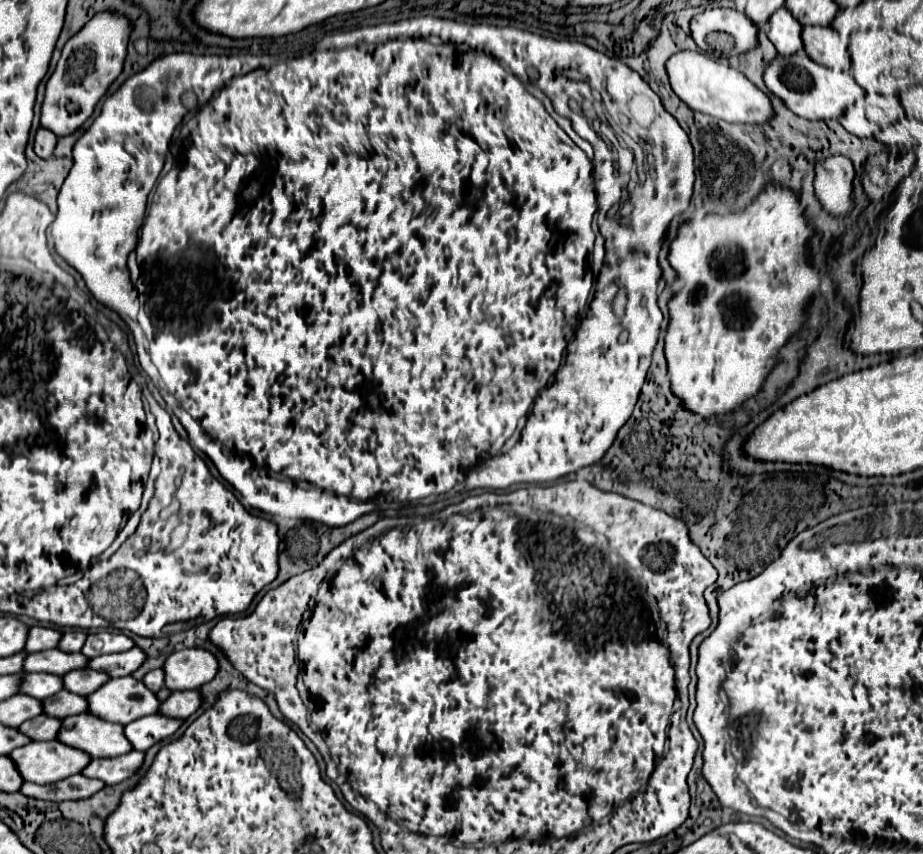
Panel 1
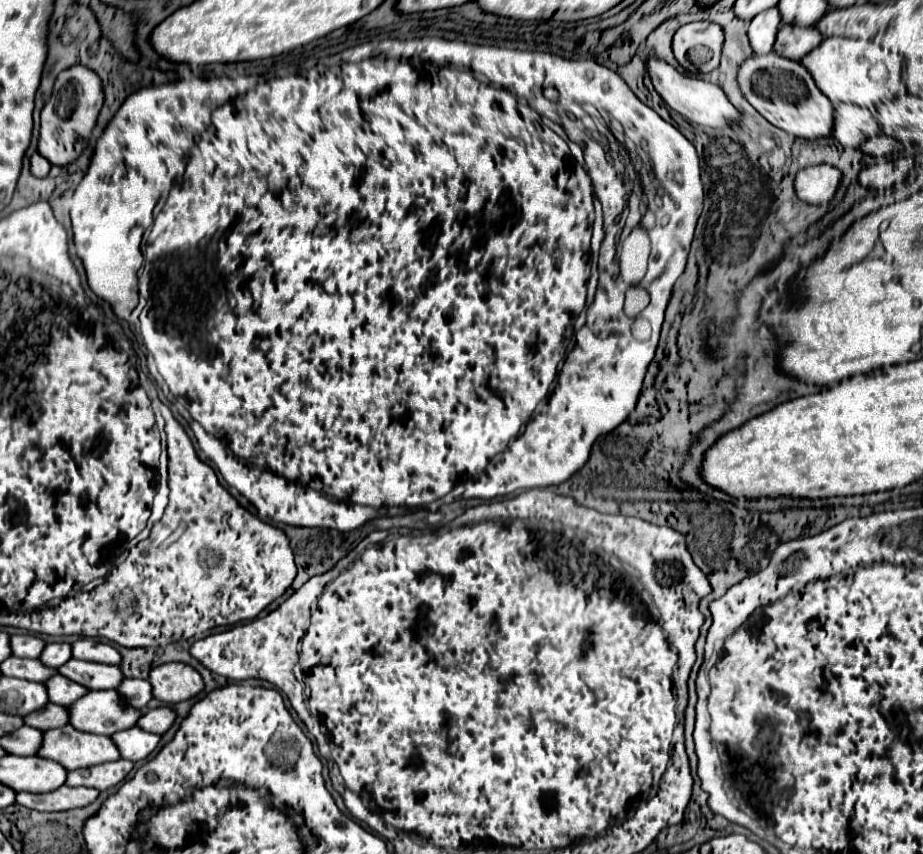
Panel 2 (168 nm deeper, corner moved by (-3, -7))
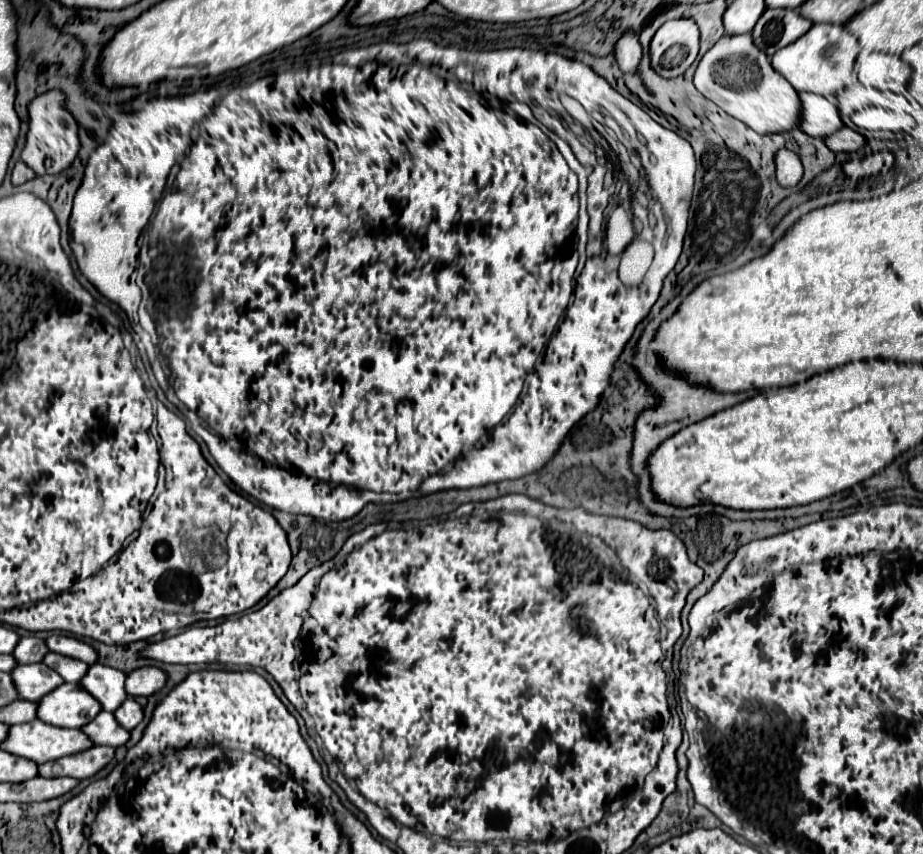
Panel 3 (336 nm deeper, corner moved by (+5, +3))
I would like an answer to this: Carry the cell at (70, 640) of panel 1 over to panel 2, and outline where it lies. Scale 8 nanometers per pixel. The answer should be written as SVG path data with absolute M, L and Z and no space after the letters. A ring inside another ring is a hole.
M49 643L45 649L43 649L43 653L41 653L41 657L39 657L45 665L49 665L49 667L61 667L63 663L67 663L69 659L71 659L71 645L69 643Z

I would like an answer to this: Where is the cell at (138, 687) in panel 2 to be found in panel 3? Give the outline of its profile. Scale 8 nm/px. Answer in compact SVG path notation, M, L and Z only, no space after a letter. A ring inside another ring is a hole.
M93 663L89 665L79 685L85 687L89 695L95 695L103 711L115 711L115 707L119 707L119 703L127 699L123 691L123 677L127 677L123 671L117 671L101 663Z

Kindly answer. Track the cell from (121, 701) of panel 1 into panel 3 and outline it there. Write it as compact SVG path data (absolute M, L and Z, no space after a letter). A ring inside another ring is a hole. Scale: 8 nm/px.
M61 683L37 705L37 719L55 727L79 729L101 711L101 705L77 683Z

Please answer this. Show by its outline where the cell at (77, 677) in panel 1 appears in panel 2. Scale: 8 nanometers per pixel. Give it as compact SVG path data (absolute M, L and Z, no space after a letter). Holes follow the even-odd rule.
M55 675L51 677L51 681L47 681L47 693L49 693L49 701L57 703L57 705L65 705L71 707L77 699L81 699L89 689L83 685L77 685L75 681L63 677L63 675Z

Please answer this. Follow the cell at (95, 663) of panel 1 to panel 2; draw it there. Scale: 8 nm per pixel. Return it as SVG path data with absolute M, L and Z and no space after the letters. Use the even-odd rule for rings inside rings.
M71 659L65 665L61 665L59 673L87 689L117 689L125 679L119 665L89 663L79 659Z

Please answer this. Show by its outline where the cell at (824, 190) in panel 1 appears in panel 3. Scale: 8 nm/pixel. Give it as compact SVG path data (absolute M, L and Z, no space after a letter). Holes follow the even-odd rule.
M779 149L775 155L775 169L777 169L777 181L783 187L793 187L803 177L803 165L799 157L789 149Z

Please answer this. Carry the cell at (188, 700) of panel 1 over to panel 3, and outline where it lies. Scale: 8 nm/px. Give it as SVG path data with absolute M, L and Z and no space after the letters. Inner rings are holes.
M125 699L125 703L121 703L121 705L113 711L113 715L115 715L115 721L117 721L121 727L125 727L127 731L131 731L131 729L143 719L143 709L141 709L141 705L139 705L137 701Z

